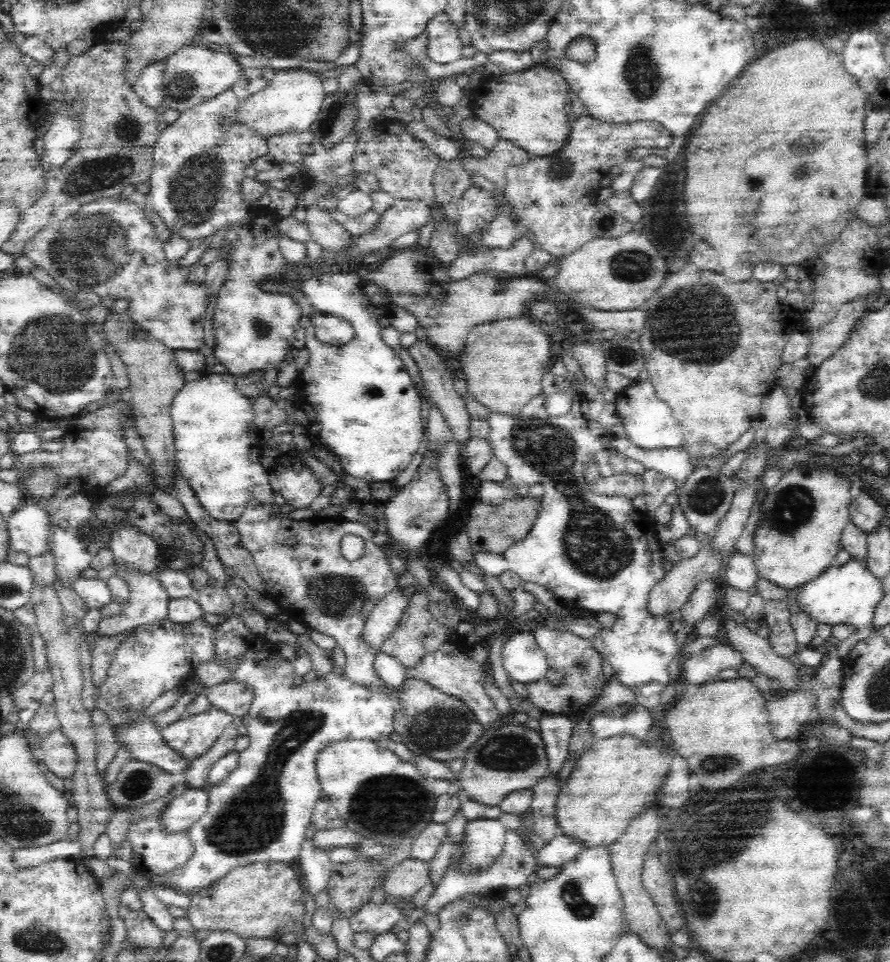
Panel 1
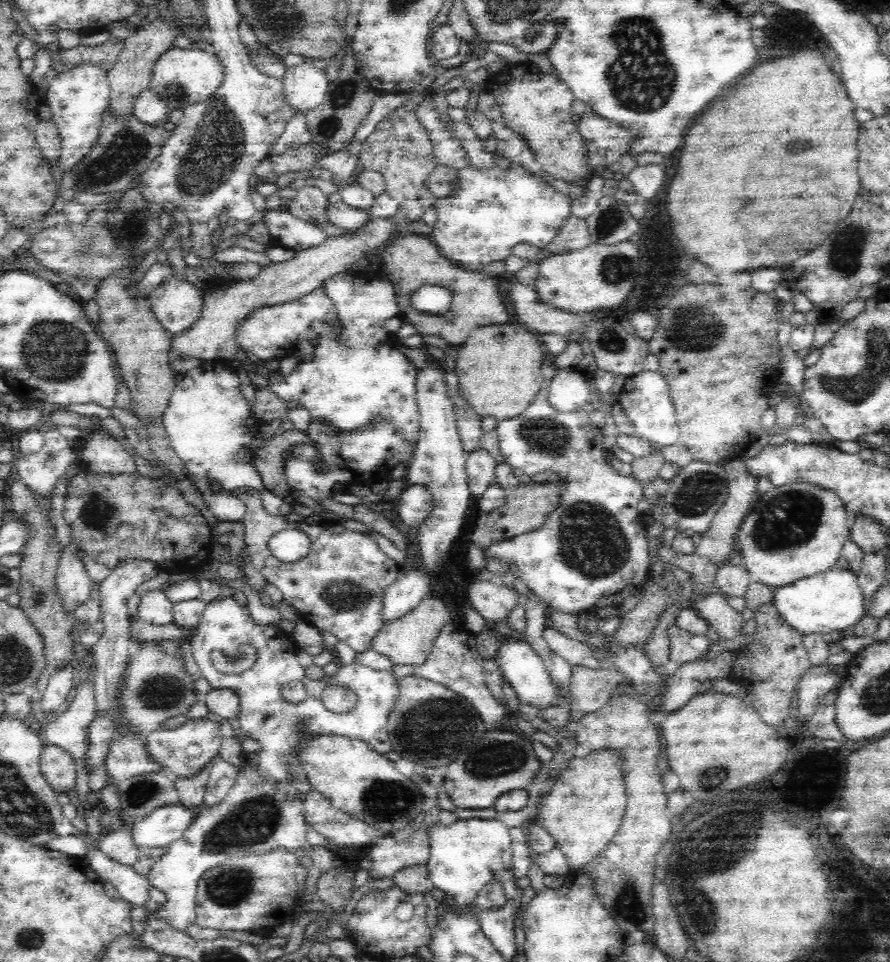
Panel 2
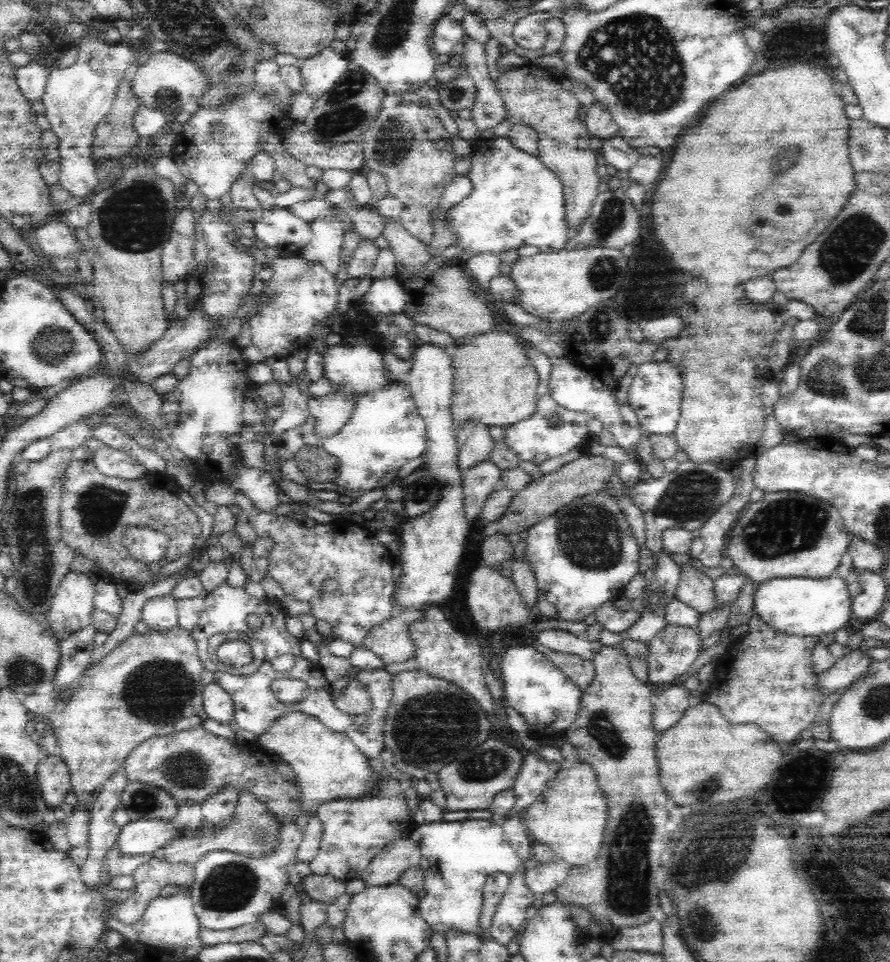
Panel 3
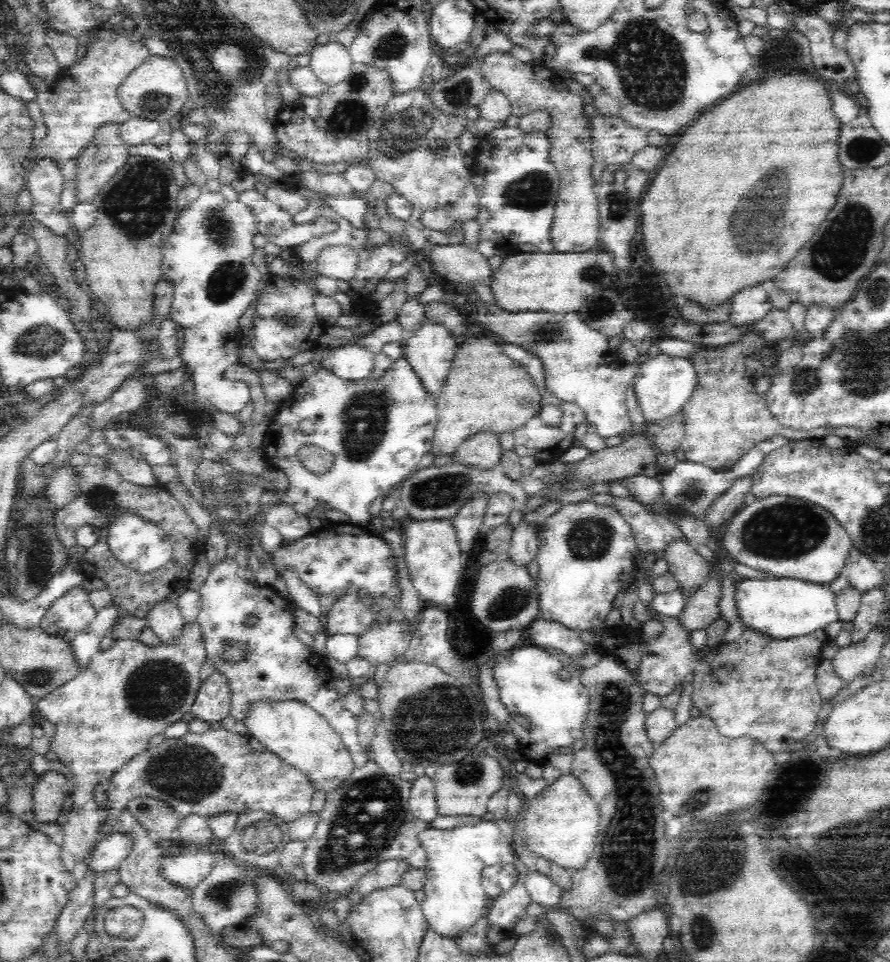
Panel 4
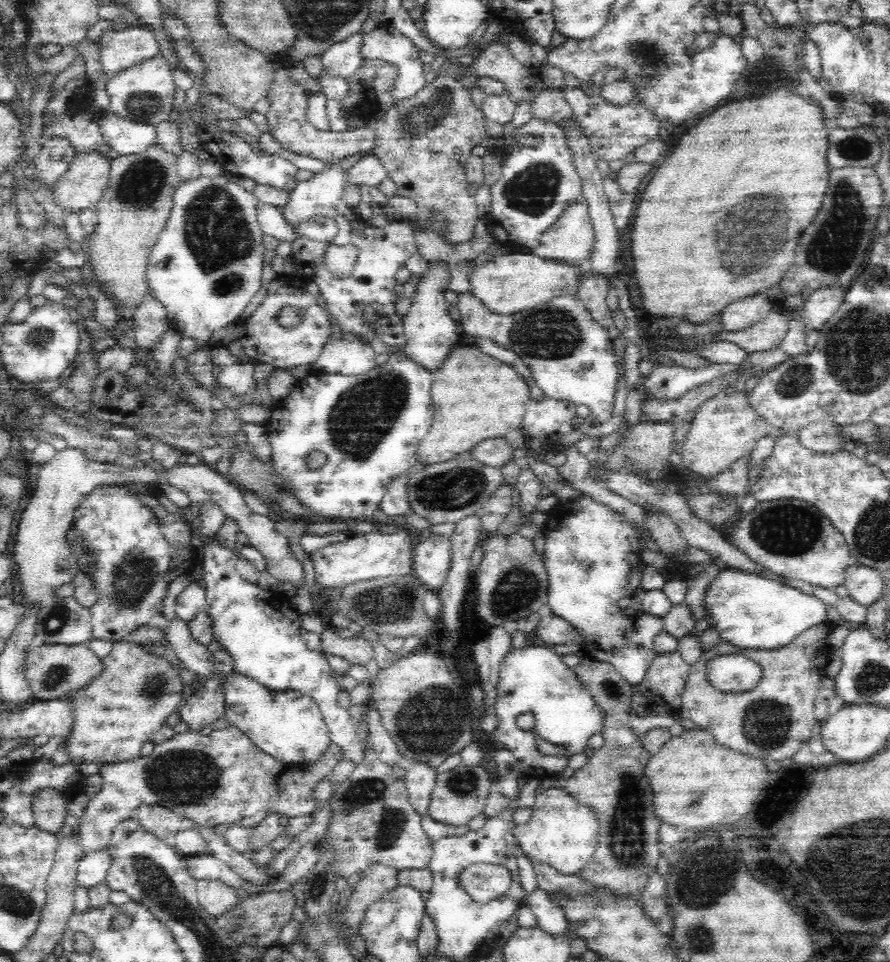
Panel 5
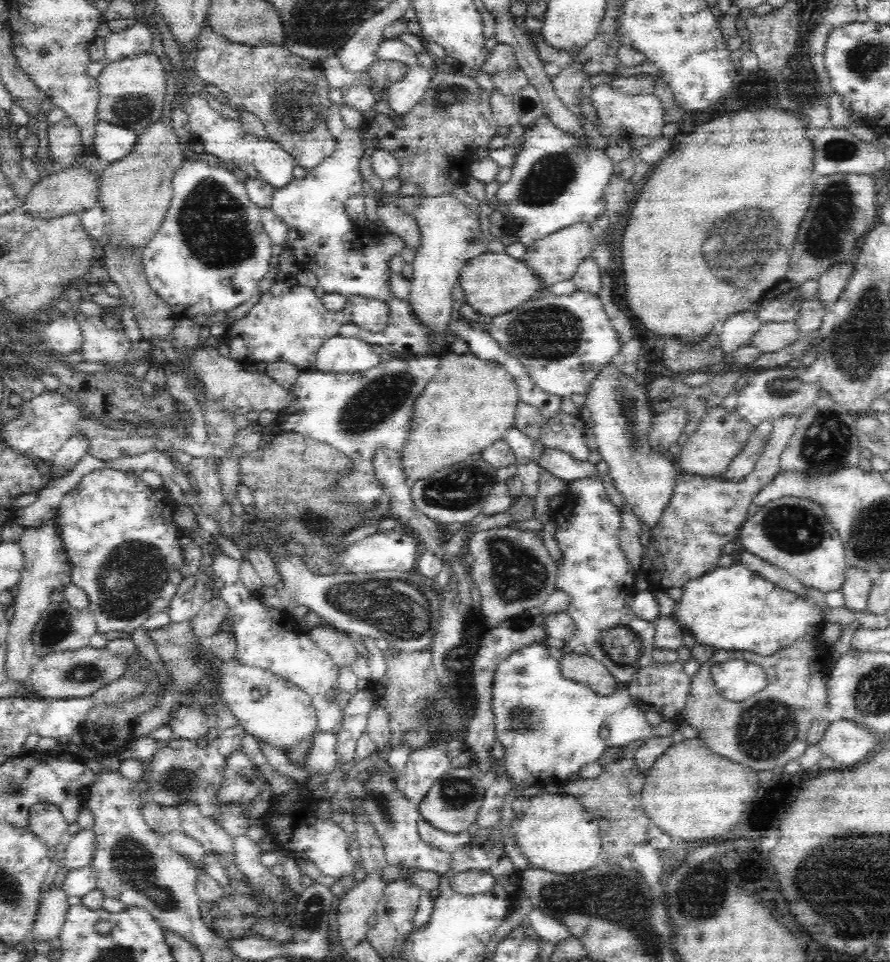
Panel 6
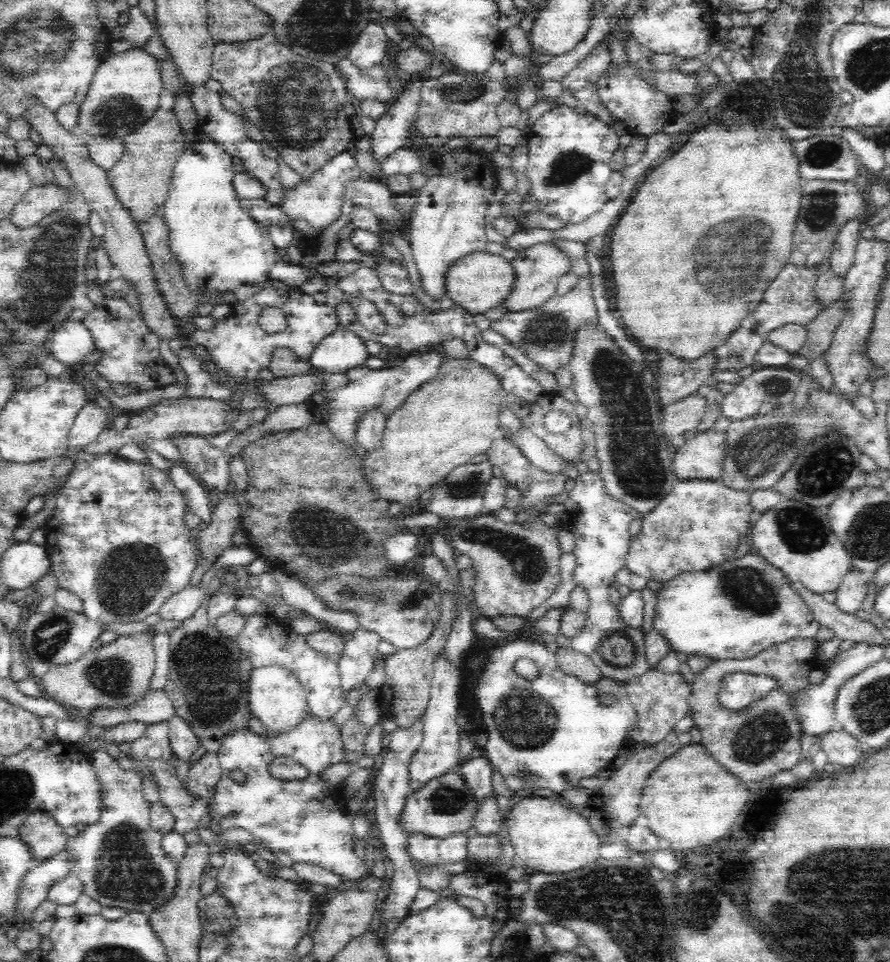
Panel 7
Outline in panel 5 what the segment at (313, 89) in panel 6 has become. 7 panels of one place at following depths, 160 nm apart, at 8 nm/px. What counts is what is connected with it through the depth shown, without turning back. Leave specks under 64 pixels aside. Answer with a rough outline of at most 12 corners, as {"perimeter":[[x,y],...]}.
{"perimeter":[[280,59],[267,96],[282,148],[328,163],[370,154],[373,126],[334,132],[308,122],[310,95]]}

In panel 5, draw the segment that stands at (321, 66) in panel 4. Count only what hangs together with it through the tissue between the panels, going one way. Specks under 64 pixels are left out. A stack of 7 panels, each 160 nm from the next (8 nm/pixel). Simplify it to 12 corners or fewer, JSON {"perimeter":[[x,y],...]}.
{"perimeter":[[357,33],[320,52],[322,72],[343,79],[363,62]]}

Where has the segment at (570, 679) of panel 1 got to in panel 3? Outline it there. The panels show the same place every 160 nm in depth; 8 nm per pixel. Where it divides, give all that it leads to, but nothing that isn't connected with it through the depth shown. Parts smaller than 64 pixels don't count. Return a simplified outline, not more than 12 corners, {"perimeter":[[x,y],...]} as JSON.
{"perimeter":[[543,630],[536,640],[548,650],[593,660],[602,645],[584,635]]}

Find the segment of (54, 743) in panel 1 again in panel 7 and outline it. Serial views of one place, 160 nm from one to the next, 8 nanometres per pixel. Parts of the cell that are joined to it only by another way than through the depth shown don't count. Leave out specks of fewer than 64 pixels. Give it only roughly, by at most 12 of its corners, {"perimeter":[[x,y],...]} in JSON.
{"perimeter":[[40,810],[24,819],[19,837],[44,861],[69,839],[56,819]]}

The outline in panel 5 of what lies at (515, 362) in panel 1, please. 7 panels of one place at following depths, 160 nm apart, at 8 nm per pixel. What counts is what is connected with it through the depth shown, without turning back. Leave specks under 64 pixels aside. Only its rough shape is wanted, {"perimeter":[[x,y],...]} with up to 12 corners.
{"perimeter":[[464,341],[433,374],[427,465],[521,428],[526,381]]}

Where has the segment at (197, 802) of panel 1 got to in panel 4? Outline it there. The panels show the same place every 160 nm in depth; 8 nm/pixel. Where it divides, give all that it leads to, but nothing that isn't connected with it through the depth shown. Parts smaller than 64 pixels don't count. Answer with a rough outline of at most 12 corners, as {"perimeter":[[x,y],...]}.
{"perimeter":[[115,831],[93,852],[102,874],[120,866],[134,846],[133,834]]}

